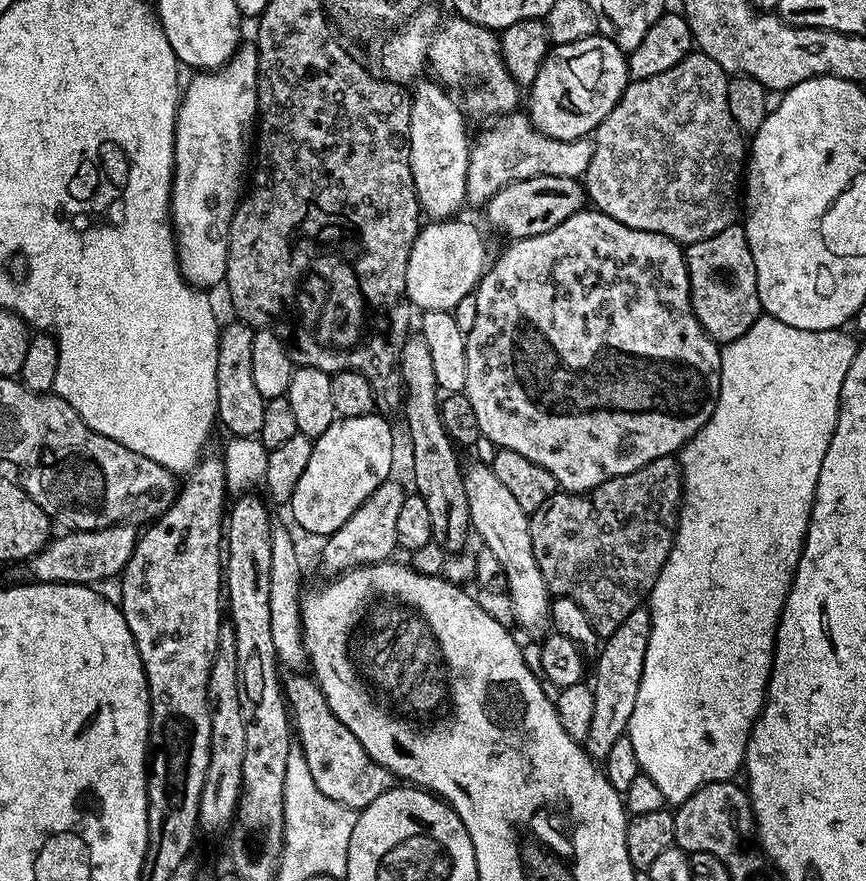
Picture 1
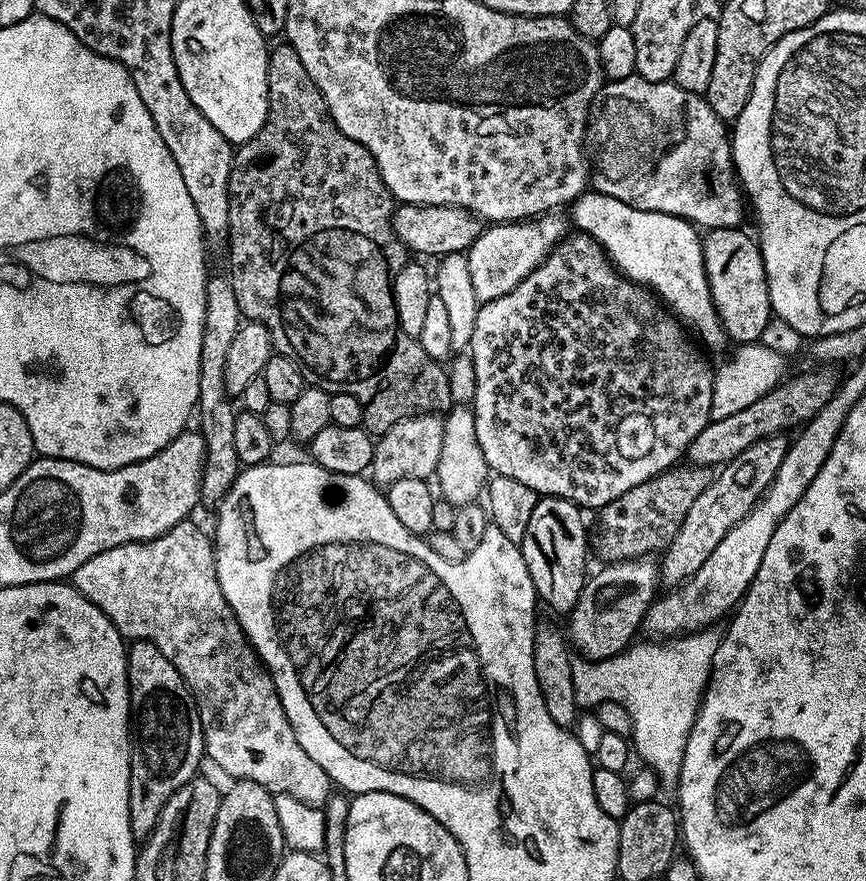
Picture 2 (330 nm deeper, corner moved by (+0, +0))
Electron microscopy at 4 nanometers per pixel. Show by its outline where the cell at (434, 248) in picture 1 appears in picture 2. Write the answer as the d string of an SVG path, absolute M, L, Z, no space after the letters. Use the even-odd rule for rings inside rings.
M545 214L530 220L496 222L485 227L466 253L476 297L483 302L510 294L510 290L514 290L514 286L533 272L564 239L570 228L569 221L565 217L564 220L560 214Z

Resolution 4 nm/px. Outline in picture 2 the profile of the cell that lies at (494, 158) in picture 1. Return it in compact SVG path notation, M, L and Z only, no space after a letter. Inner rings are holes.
M635 74L621 80L608 80L596 93L594 102L588 111L588 128L584 132L584 142L590 161L590 184L595 191L610 194L610 198L618 198L618 202L626 202L626 206L634 206L638 210L661 212L671 216L681 216L695 224L697 229L711 230L713 228L739 228L746 212L746 204L742 199L742 188L738 183L735 167L732 163L732 142L729 129L725 121L719 120L707 99L699 92L687 92L675 84L663 80L662 82L646 82Z

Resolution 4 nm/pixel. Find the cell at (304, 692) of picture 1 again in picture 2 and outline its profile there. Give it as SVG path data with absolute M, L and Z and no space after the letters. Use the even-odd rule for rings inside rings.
M186 519L178 526L166 530L166 534L153 540L139 540L133 544L123 544L114 546L110 550L102 550L102 554L94 554L94 558L82 562L82 566L78 566L78 570L74 570L70 583L90 602L94 602L94 606L98 606L98 610L102 610L102 614L106 614L106 618L110 618L110 622L120 631L120 635L124 637L125 641L154 642L154 646L158 646L158 650L162 650L162 654L166 654L166 658L170 658L170 662L174 662L178 674L182 674L184 685L192 691L192 701L196 703L196 709L202 722L204 751L209 761L212 759L226 775L232 776L233 781L258 782L258 786L262 786L268 792L293 796L310 806L319 808L332 797L334 791L332 779L326 774L326 770L322 770L322 766L318 766L318 762L314 762L314 758L310 758L310 754L306 754L306 750L302 750L302 746L298 746L298 738L286 718L286 710L282 710L282 702L278 698L278 690L274 686L272 676L267 668L260 663L260 657L253 650L252 643L248 641L248 635L242 630L234 610L230 608L222 594L222 586L218 584L218 574L216 573L216 550L213 541L210 539L209 533L207 536L198 525L192 523L191 519Z

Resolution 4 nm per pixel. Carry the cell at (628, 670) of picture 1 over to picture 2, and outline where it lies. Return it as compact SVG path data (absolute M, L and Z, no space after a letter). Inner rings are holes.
M784 434L767 436L742 450L726 465L723 465L713 475L710 486L698 494L697 500L691 504L690 510L686 513L686 519L682 526L678 526L678 534L674 534L674 542L670 542L659 557L661 585L665 584L665 589L675 590L680 587L684 581L689 580L714 554L718 542L730 534L730 530L746 514L752 512L752 508L760 501L765 490L772 485L774 478L778 474L778 466L782 466L782 458L786 458L788 453L789 437Z

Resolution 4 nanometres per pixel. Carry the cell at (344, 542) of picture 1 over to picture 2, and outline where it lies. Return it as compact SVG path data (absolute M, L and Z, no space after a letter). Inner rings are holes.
M422 412L403 416L390 430L375 441L372 450L370 479L377 486L398 482L398 478L422 478L428 480L435 473L438 457L442 455L442 430L444 421L439 415Z

